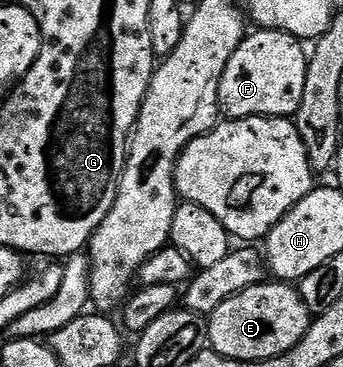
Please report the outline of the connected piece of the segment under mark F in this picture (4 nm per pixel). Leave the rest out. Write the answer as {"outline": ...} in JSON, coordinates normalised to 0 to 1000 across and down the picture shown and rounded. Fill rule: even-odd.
{"outline":[[[752,76],[738,87],[706,112],[685,150],[673,150],[650,193],[650,215],[638,226],[636,300],[668,324],[851,322],[872,302],[872,281],[883,281],[883,226],[895,226],[901,158],[892,125],[828,79]]]}

